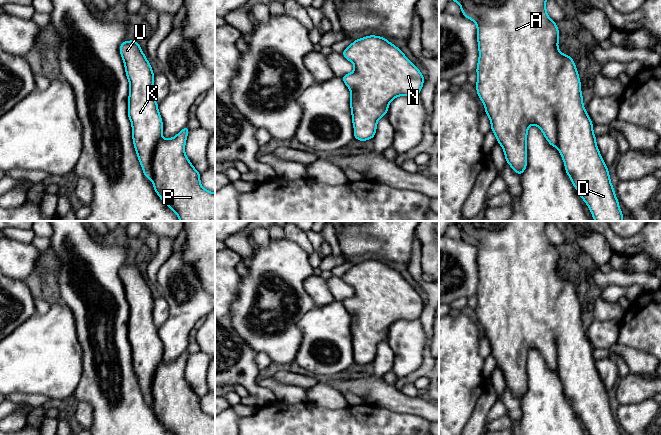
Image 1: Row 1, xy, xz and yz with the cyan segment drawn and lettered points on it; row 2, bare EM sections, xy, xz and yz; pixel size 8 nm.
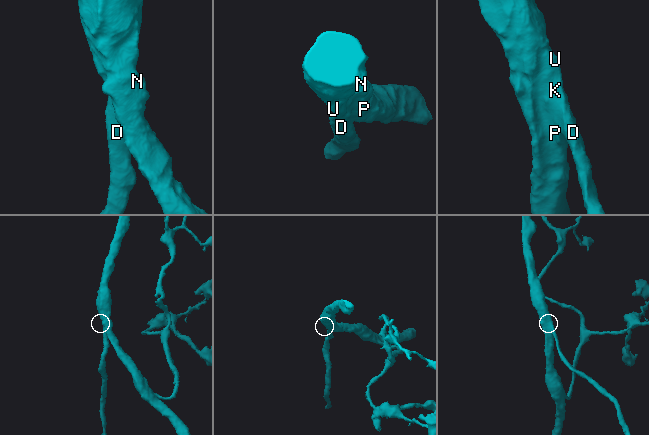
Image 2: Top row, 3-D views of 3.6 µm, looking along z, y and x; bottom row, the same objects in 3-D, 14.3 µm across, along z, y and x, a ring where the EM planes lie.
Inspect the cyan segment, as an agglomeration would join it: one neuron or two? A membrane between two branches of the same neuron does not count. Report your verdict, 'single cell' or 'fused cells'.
single cell

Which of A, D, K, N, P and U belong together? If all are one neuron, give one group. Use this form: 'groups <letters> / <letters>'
groups A D K N P U

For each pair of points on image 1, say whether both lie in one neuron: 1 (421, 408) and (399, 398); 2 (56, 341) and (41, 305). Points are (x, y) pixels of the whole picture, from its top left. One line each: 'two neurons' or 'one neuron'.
1: one neuron
2: two neurons

